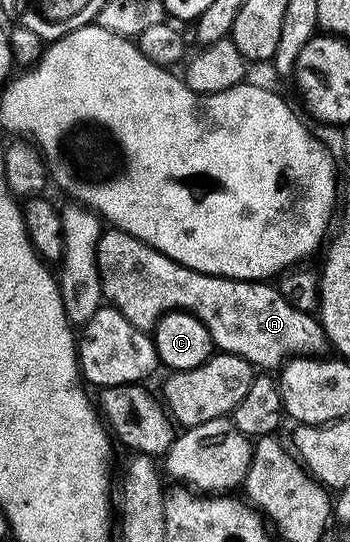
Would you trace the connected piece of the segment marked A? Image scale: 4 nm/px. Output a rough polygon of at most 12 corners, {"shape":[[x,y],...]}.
{"shape":[[122,229],[97,244],[102,298],[131,326],[195,315],[261,371],[330,348],[276,284],[200,273]]}

